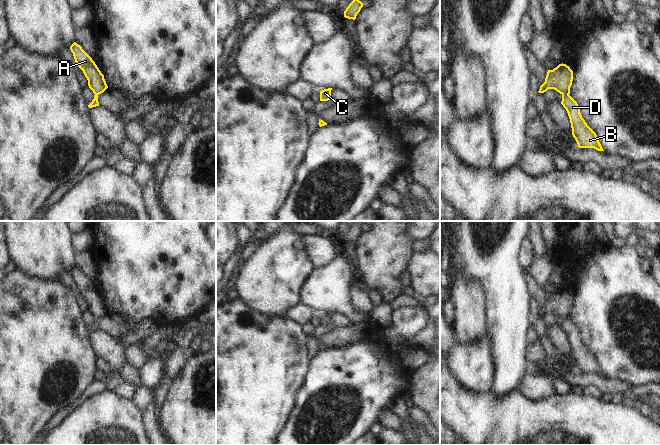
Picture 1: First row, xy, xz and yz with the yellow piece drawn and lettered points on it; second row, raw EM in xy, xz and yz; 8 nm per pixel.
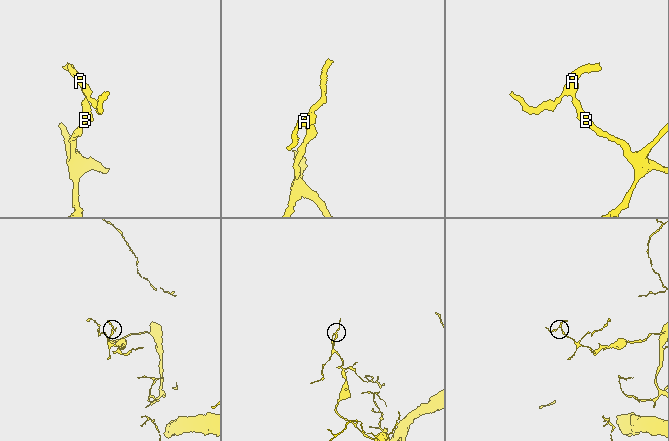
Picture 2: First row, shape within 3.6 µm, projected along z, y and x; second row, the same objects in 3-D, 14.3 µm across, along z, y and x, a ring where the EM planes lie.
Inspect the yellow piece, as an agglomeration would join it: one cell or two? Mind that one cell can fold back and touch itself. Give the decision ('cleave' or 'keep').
keep

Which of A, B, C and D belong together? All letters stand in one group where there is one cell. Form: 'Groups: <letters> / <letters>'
Groups: A B C D.

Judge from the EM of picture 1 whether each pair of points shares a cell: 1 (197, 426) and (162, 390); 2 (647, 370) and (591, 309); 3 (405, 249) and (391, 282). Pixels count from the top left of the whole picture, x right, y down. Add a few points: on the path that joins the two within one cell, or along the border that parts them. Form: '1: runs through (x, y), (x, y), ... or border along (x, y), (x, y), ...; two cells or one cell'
1: border along (171, 380), (166, 399), (158, 412); two cells
2: runs through (637, 355), (606, 324); one cell
3: runs through (398, 257), (397, 262), (391, 269), (391, 274); one cell

